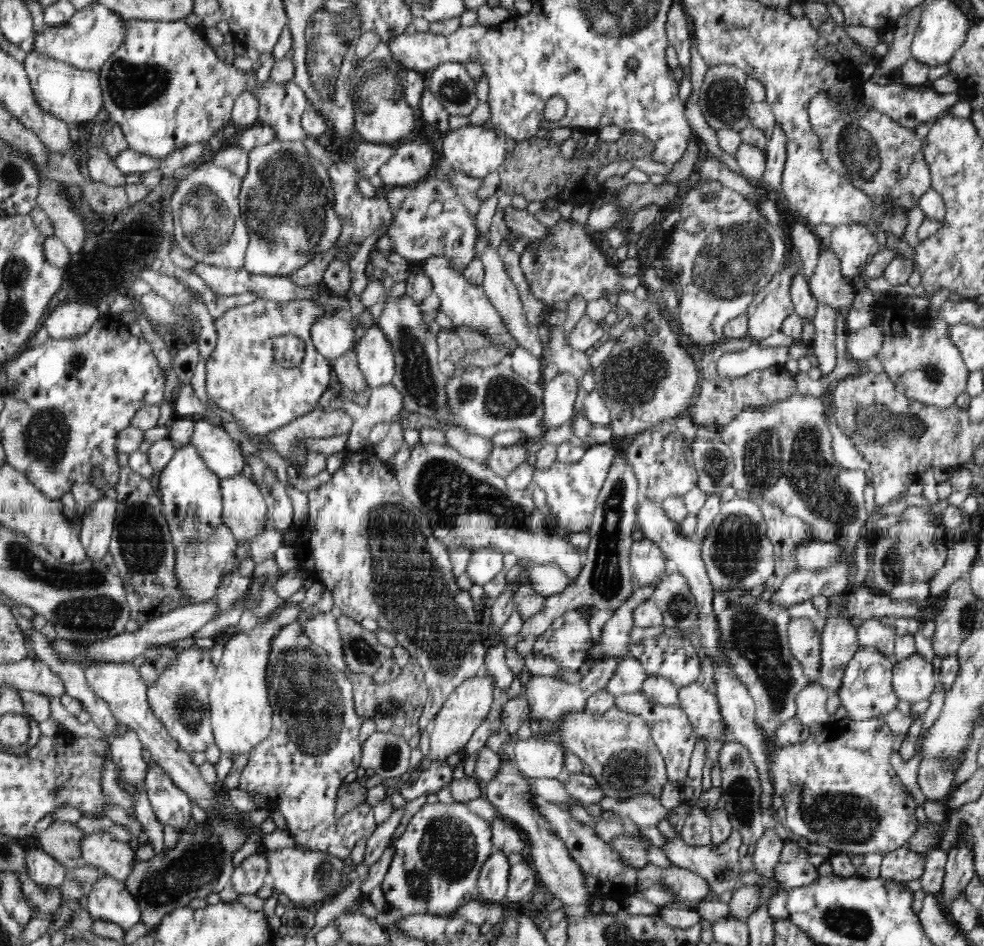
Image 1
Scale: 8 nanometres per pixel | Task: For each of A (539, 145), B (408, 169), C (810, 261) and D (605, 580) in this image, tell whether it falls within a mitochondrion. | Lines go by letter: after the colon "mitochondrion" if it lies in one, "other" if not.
A: other
B: other
C: other
D: mitochondrion

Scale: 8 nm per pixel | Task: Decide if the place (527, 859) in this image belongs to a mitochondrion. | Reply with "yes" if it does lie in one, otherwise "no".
no

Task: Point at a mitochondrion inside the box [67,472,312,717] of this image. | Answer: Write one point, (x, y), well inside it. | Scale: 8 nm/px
(141, 545)

